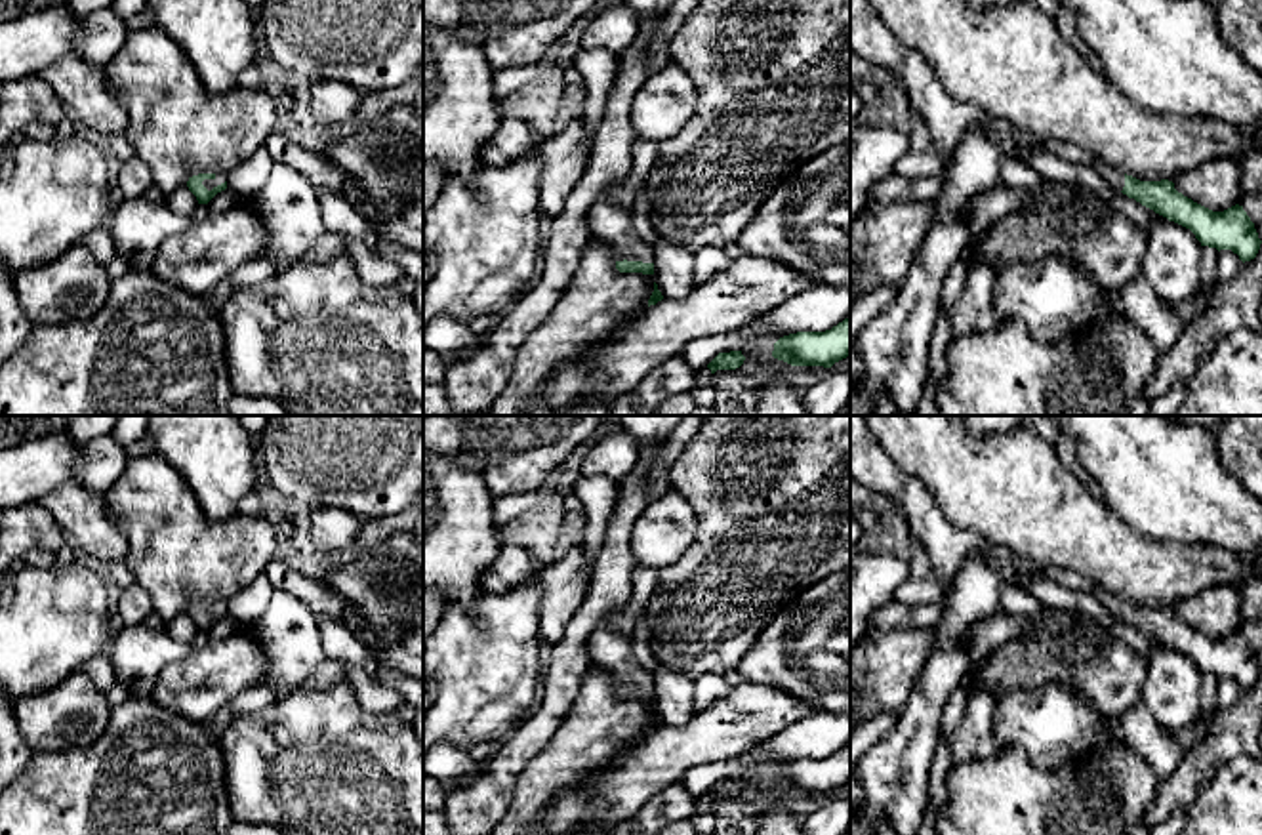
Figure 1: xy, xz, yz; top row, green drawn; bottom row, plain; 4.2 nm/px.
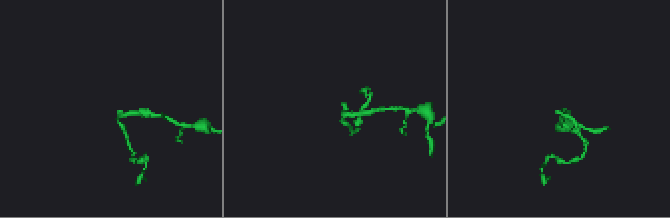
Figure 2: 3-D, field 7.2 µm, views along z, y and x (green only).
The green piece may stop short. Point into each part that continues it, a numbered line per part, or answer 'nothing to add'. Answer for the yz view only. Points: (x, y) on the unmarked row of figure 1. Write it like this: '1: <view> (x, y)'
1: yz (1116, 605)

